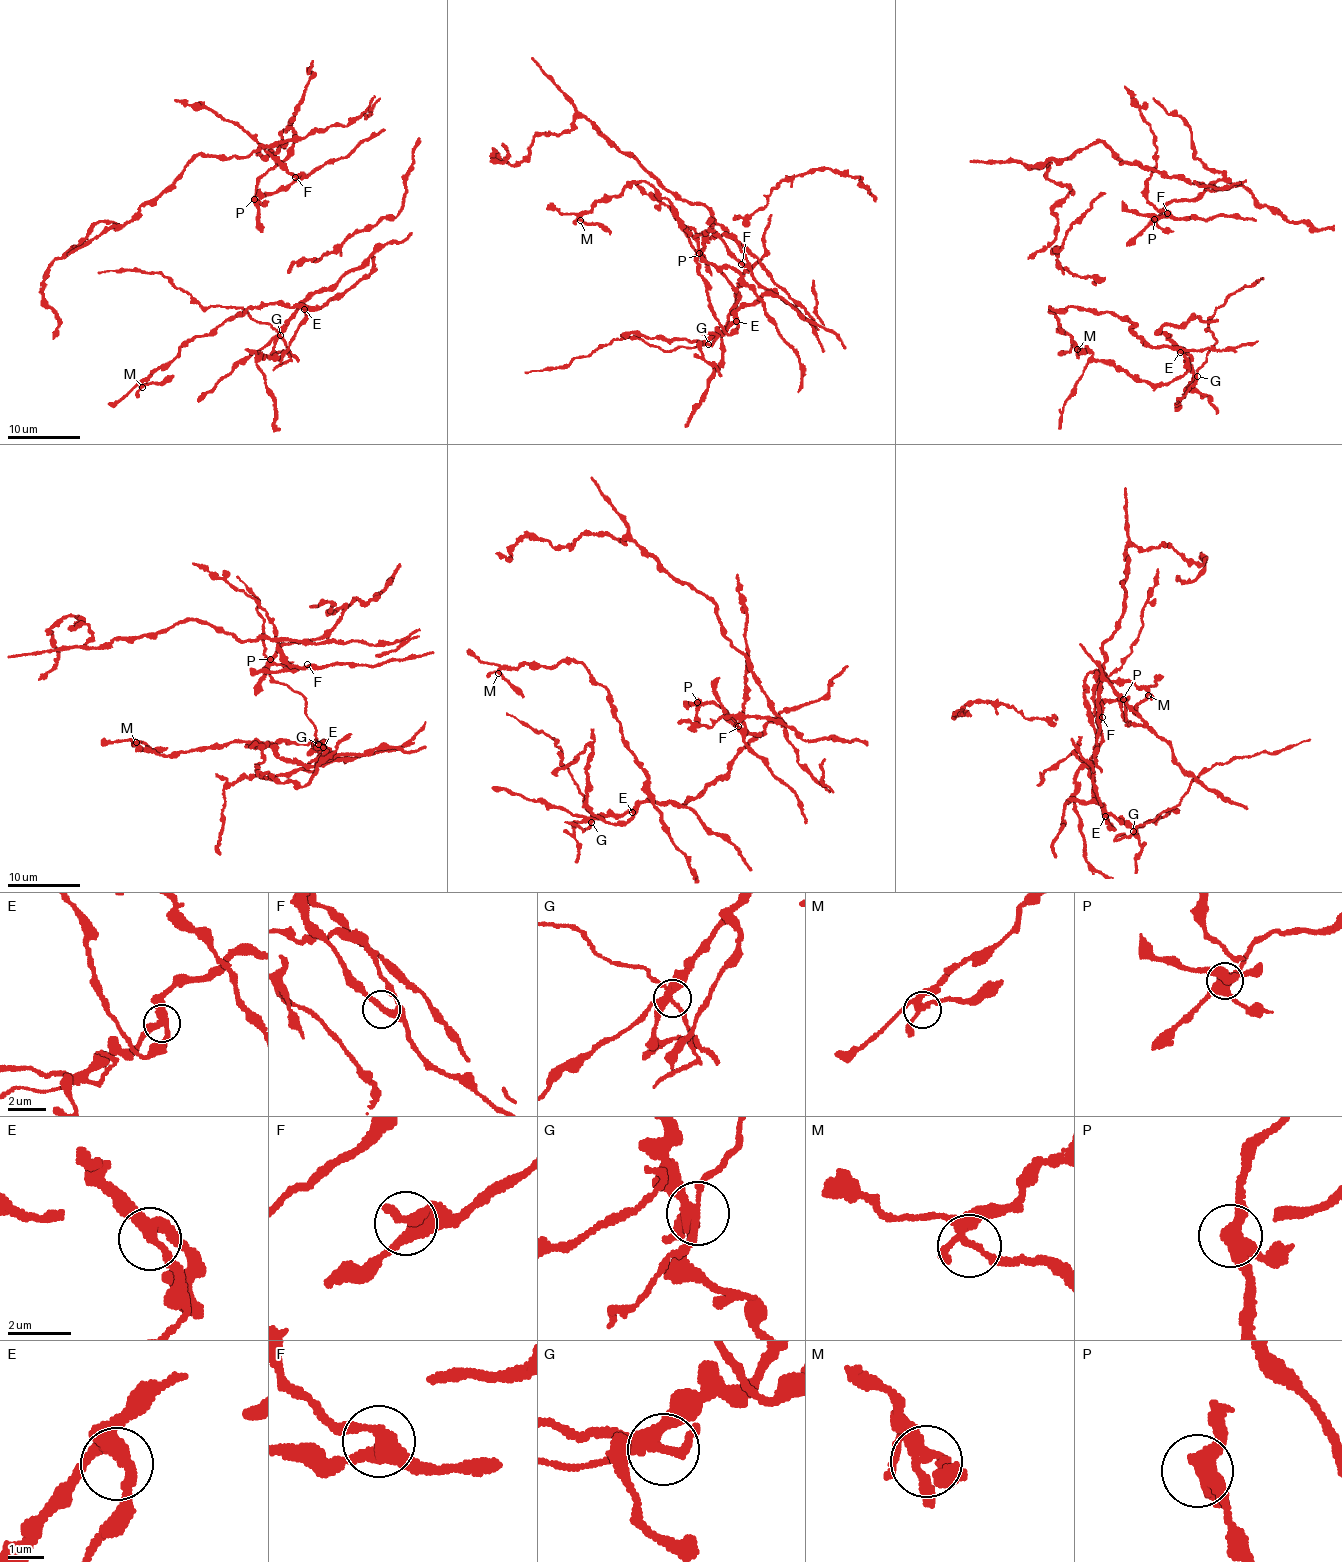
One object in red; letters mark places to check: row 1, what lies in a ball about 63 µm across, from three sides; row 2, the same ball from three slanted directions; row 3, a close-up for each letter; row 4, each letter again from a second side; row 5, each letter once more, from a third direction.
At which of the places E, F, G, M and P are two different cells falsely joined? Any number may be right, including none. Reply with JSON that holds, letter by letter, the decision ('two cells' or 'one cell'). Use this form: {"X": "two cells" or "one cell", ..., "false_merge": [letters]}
{"E": "one cell", "F": "one cell", "G": "two cells", "M": "one cell", "P": "one cell", "false_merge": ["G"]}

